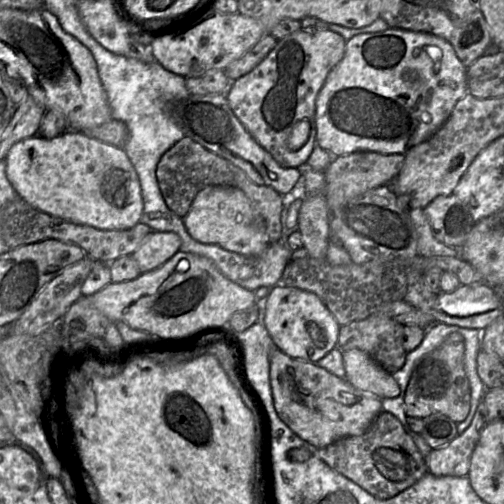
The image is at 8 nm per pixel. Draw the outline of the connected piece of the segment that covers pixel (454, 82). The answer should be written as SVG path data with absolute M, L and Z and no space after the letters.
M399 28L364 33L346 40L341 61L328 73L316 98L316 145L333 156L357 151L403 154L429 139L467 93L467 68L445 39Z

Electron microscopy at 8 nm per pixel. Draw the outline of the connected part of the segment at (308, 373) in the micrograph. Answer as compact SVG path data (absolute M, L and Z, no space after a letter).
M277 347L270 354L270 382L274 406L281 420L301 439L317 448L365 433L382 412L382 403L373 393L358 390L316 363L292 358Z

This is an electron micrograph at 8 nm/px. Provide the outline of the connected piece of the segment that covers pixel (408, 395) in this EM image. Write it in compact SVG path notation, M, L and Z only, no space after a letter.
M449 334L437 349L419 360L405 391L404 408L407 417L425 418L441 413L455 423L465 420L470 409L470 385L464 369L464 339L461 334Z

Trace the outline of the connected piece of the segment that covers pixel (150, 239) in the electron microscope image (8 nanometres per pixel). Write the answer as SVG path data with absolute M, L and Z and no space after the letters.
M151 232L131 255L141 273L152 271L180 251L181 239L174 232Z

